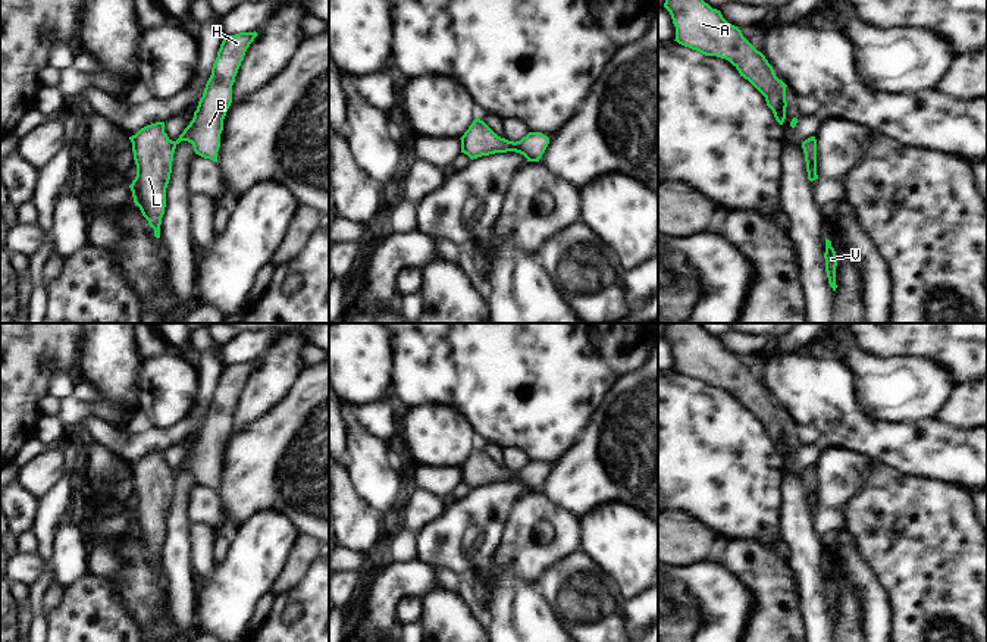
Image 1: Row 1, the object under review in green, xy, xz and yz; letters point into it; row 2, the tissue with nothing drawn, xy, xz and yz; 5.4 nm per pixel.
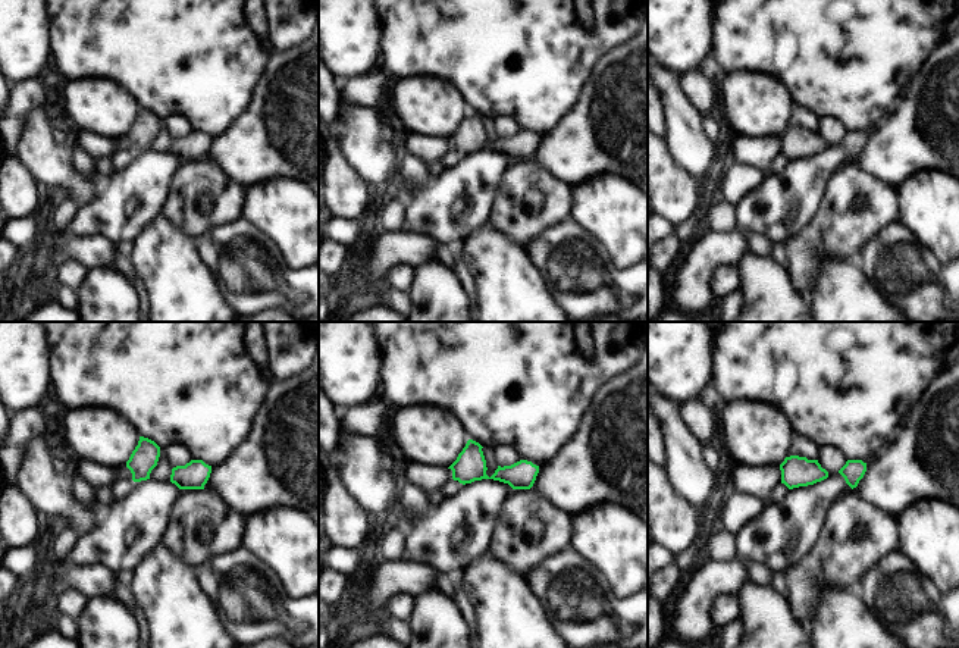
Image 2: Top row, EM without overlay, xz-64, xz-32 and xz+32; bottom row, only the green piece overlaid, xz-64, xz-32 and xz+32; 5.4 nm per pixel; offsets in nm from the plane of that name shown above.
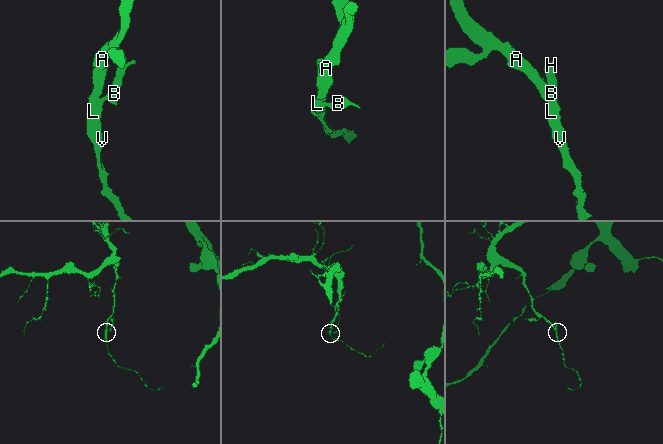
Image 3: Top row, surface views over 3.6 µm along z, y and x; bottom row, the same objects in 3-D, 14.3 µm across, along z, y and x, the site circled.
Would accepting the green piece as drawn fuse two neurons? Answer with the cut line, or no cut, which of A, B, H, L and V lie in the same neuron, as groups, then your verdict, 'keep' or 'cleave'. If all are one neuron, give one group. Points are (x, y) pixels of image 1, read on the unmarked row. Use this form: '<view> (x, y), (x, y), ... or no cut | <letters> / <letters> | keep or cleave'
no cut | A B H L V | keep

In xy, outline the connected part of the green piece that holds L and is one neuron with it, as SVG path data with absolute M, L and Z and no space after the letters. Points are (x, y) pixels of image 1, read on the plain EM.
M256 360L223 366L194 447L176 470L164 461L164 451L147 454L129 466L137 494L137 505L129 517L156 567L160 567L175 477L181 470L188 470L195 483L217 491L223 448L232 432L232 414L256 366Z

